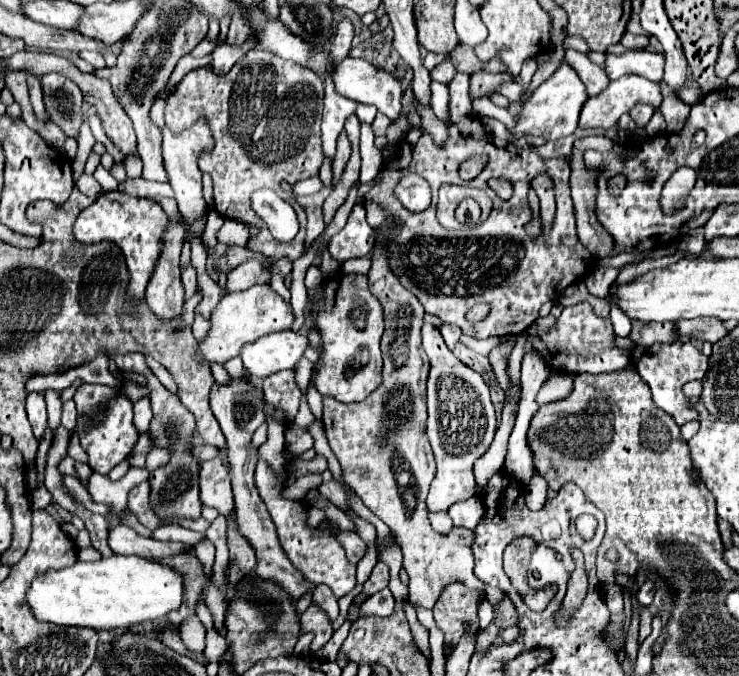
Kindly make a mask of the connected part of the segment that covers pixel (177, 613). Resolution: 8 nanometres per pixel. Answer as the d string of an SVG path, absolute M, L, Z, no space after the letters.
M182 554L182 558L178 558L178 556L160 558L160 560L154 560L154 562L160 562L164 566L170 566L178 574L182 574L182 578L184 578L182 606L178 610L174 610L174 612L168 614L168 622L172 626L178 626L184 618L188 618L188 616L194 614L196 600L198 600L202 588L206 586L206 576L204 576L202 564L200 564L200 560L194 554Z

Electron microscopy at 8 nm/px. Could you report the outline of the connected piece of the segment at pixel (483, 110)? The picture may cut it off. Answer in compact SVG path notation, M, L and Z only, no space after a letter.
M481 97L473 102L473 109L479 117L490 117L501 121L509 130L516 126L516 118L507 109L494 105L488 97Z

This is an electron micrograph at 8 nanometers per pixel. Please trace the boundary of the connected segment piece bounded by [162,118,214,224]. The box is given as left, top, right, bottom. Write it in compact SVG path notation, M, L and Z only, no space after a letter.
M200 118L194 126L186 128L180 134L174 134L168 126L162 128L162 156L164 156L164 168L168 174L168 182L176 194L176 202L188 224L192 224L196 218L206 214L206 202L202 198L202 172L198 170L198 156L206 150L214 148L214 138L208 128L206 118Z

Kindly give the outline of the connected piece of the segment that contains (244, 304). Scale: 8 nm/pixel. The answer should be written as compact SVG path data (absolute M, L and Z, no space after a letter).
M252 286L242 292L232 292L222 298L222 302L210 314L210 330L202 342L198 342L198 350L194 360L198 364L226 364L230 358L238 356L246 342L254 342L260 336L270 332L280 332L292 326L292 308L276 294L270 286Z

